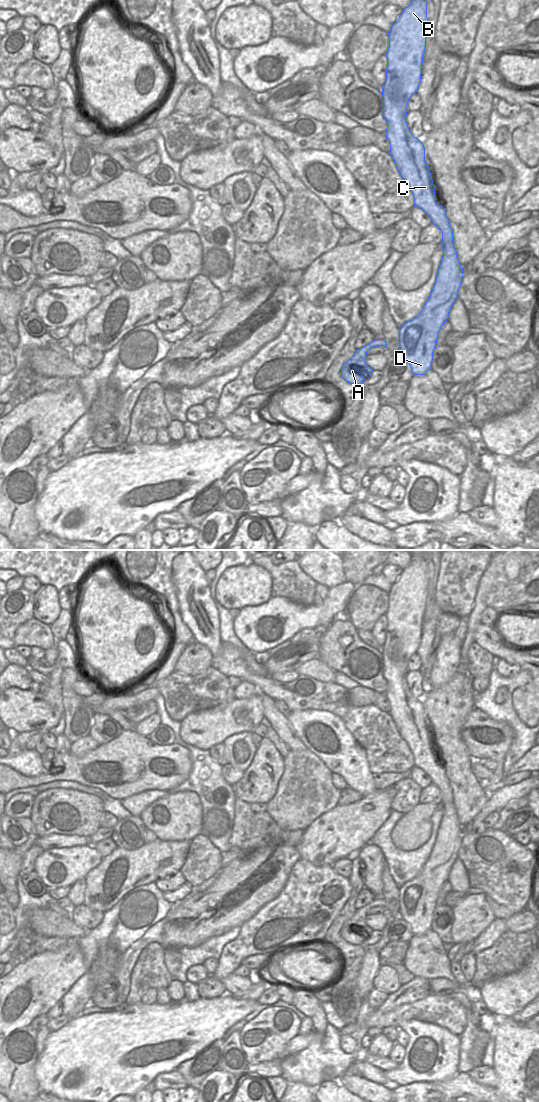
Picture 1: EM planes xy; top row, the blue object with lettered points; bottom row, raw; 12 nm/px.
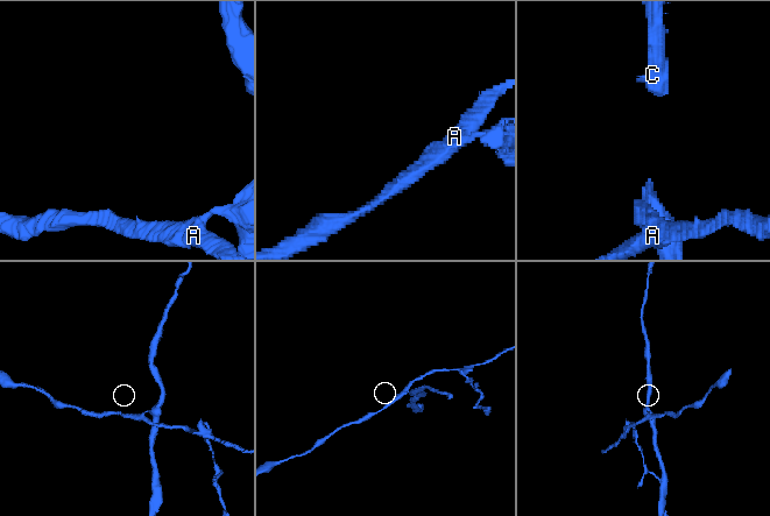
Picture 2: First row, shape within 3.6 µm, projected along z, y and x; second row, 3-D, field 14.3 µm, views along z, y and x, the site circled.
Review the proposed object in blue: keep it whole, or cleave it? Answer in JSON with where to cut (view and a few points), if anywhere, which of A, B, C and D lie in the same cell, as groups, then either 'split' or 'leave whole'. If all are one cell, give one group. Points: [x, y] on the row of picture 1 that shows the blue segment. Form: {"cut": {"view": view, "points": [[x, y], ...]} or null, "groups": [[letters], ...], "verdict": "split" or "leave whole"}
{"cut": {"view": "xy", "points": [[370, 342], [373, 346]]}, "groups": [["A"], ["B", "C", "D"]], "verdict": "split"}

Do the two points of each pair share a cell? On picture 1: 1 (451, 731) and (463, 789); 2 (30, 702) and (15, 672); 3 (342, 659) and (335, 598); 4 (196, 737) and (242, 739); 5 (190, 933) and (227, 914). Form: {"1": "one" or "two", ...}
{"1": "one", "2": "two", "3": "two", "4": "two", "5": "one"}

